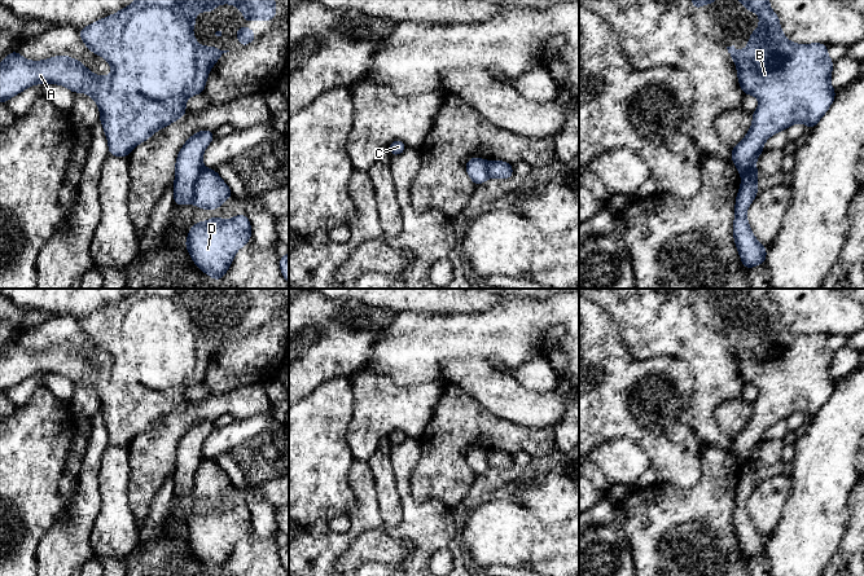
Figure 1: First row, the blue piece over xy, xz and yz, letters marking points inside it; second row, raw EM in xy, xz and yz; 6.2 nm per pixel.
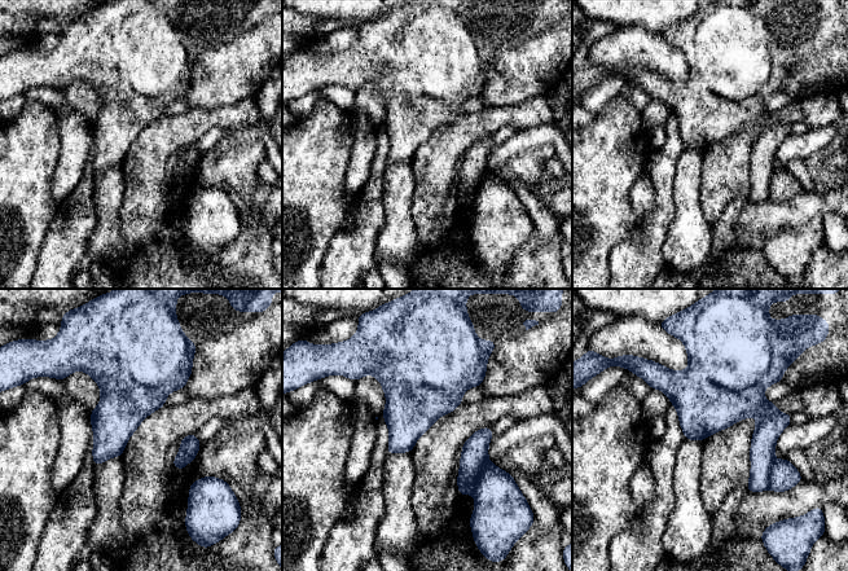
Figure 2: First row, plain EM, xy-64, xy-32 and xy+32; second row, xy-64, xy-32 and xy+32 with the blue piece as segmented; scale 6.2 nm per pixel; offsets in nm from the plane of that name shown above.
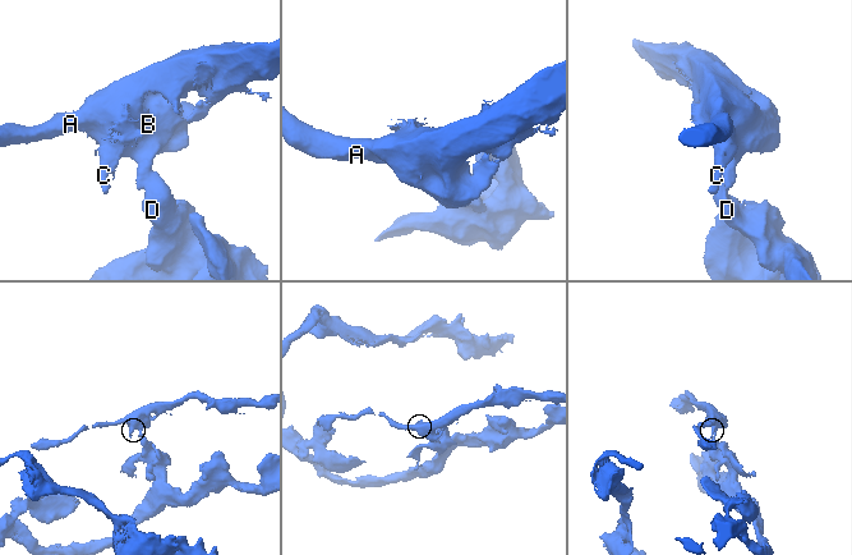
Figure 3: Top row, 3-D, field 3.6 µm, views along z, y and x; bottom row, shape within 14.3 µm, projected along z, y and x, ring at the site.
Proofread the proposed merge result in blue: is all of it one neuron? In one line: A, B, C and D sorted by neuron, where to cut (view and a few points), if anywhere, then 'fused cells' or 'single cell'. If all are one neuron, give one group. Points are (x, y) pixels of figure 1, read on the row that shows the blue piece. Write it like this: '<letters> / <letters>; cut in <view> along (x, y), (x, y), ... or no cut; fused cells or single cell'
A B C / D; cut in xy along (205, 168), (196, 183), (194, 197), (191, 202); fused cells

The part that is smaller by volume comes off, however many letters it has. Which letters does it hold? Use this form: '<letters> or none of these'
A, B, C

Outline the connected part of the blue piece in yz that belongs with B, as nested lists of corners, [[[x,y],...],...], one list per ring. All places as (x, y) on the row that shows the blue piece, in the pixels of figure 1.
[[[737,0],[747,12],[759,13],[759,28],[750,35],[744,50],[727,47],[737,66],[737,76],[744,94],[754,94],[759,106],[753,113],[753,123],[747,135],[732,149],[731,159],[741,177],[759,177],[756,159],[764,150],[767,138],[794,123],[804,123],[813,128],[828,111],[836,97],[830,84],[834,61],[828,57],[828,45],[821,43],[794,44],[788,40],[780,27],[779,16],[769,8],[769,0]]]

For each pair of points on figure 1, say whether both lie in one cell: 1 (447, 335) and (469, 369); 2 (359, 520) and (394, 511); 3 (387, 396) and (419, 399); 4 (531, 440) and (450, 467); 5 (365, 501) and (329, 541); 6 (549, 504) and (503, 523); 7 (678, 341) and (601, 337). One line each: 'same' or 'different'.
1: different
2: different
3: same
4: same
5: same
6: different
7: different

